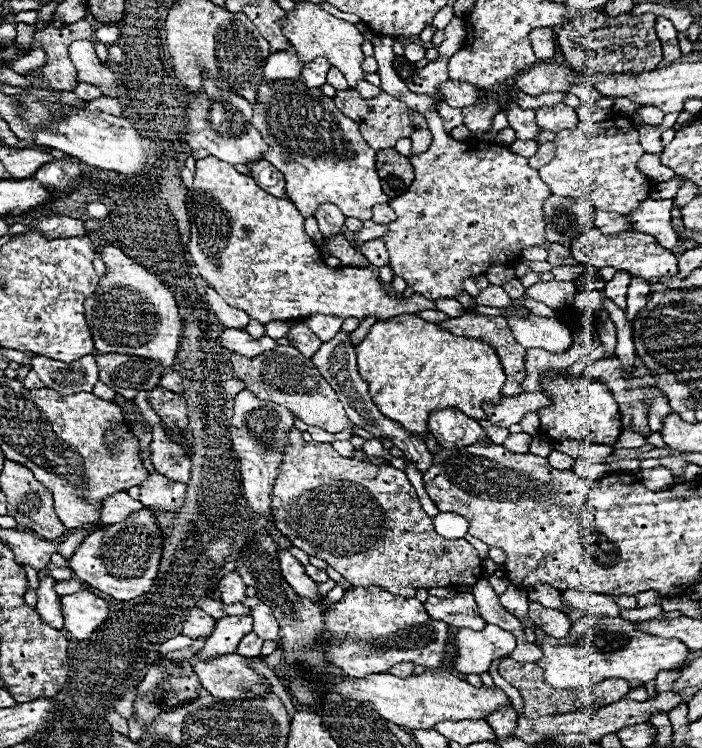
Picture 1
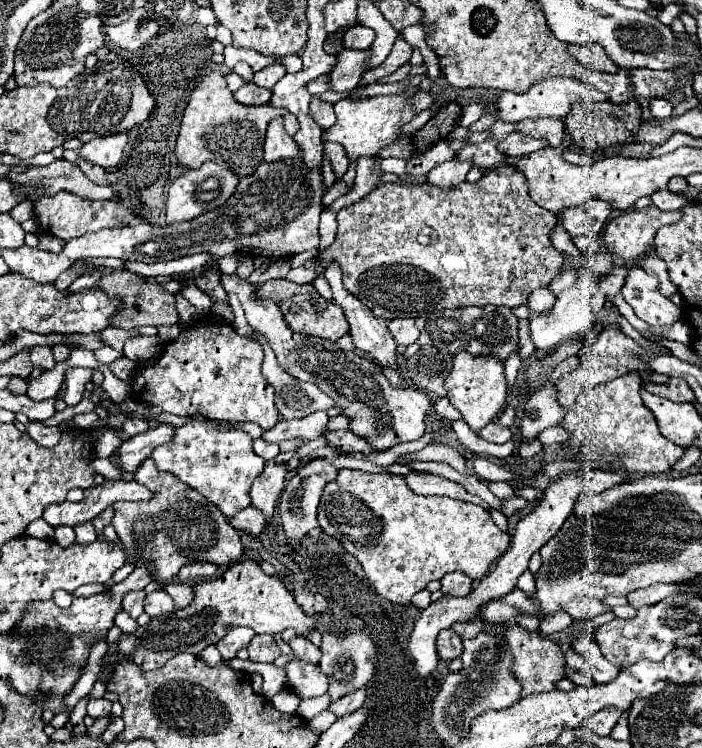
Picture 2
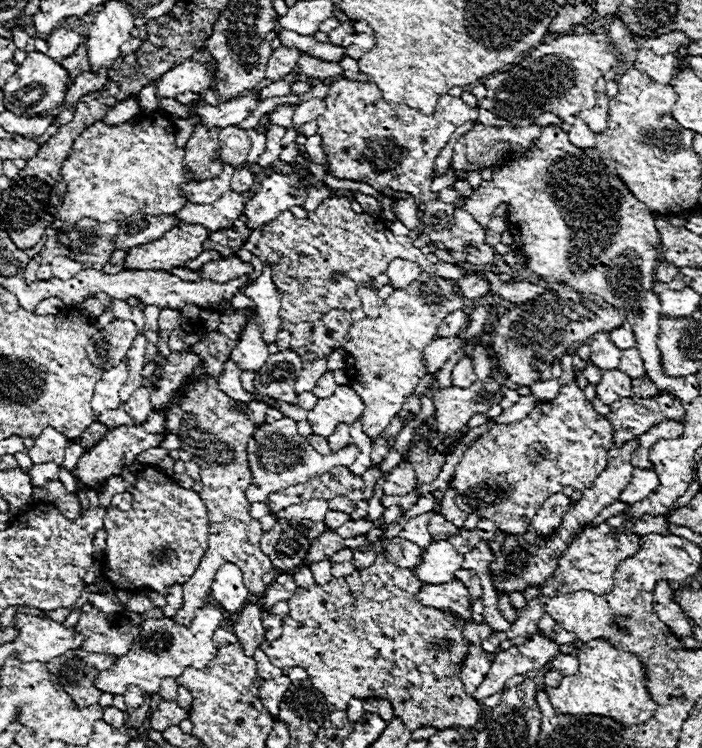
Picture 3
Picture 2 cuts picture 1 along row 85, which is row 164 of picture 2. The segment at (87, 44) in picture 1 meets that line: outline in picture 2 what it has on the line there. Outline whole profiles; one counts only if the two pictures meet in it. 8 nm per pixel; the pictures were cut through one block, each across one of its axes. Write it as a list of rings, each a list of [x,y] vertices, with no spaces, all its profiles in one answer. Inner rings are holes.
[[[126,134],[96,138],[96,140],[86,142],[78,150],[64,150],[64,158],[72,160],[72,162],[88,160],[88,162],[98,164],[102,168],[112,168],[112,166],[116,166],[120,162],[126,142],[128,142]]]

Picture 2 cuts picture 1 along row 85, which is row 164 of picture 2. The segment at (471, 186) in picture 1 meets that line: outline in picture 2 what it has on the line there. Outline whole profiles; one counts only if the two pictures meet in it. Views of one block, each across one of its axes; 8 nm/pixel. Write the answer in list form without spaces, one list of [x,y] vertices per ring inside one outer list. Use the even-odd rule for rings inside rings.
[[[386,158],[382,160],[382,166],[380,166],[384,172],[394,172],[394,174],[402,174],[406,170],[406,160],[402,158]]]

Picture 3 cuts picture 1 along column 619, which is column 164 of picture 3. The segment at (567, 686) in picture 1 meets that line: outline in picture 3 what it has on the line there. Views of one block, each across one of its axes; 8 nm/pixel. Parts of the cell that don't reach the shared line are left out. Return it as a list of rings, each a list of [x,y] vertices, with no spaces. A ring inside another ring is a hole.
[[[206,604],[196,610],[196,616],[190,626],[180,626],[172,618],[148,618],[142,624],[136,642],[132,644],[132,650],[126,656],[120,656],[116,660],[116,666],[100,672],[100,676],[96,678],[96,688],[102,692],[124,694],[126,688],[134,684],[148,694],[156,694],[164,678],[178,678],[186,666],[204,670],[208,662],[214,660],[218,654],[218,648],[212,638],[214,632],[222,626],[222,620],[222,608],[214,604]]]

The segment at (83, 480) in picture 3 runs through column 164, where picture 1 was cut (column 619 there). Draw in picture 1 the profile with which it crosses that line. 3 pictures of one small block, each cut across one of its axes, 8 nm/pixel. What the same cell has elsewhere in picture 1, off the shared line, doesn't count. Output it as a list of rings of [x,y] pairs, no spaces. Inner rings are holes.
[[[560,372],[556,376],[544,376],[542,380],[544,394],[552,400],[550,406],[540,408],[540,428],[552,440],[582,440],[582,442],[596,442],[614,446],[620,436],[620,412],[612,392],[598,380],[590,376],[574,376],[570,378],[568,372]]]

